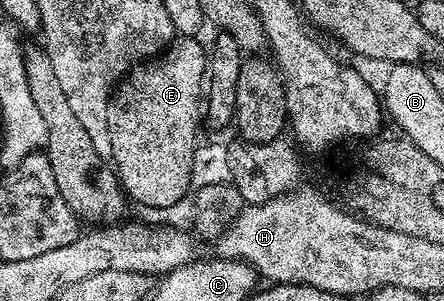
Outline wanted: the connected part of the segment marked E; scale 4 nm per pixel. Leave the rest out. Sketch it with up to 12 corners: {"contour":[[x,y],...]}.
{"contour":[[178,37],[134,66],[109,112],[136,204],[194,185],[207,50]]}

